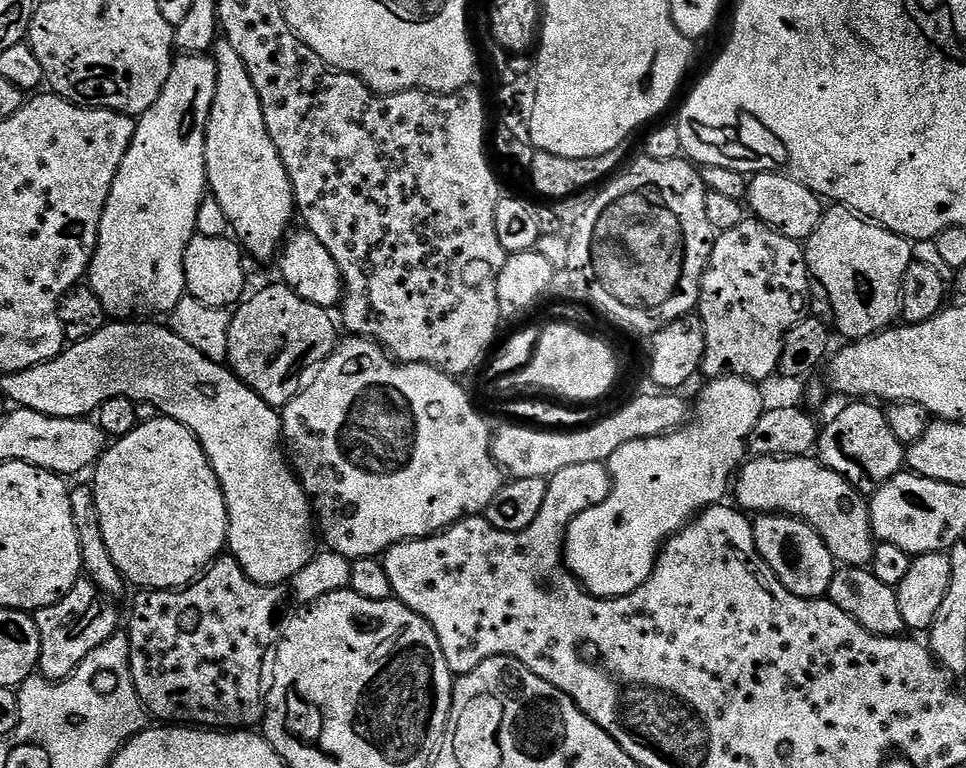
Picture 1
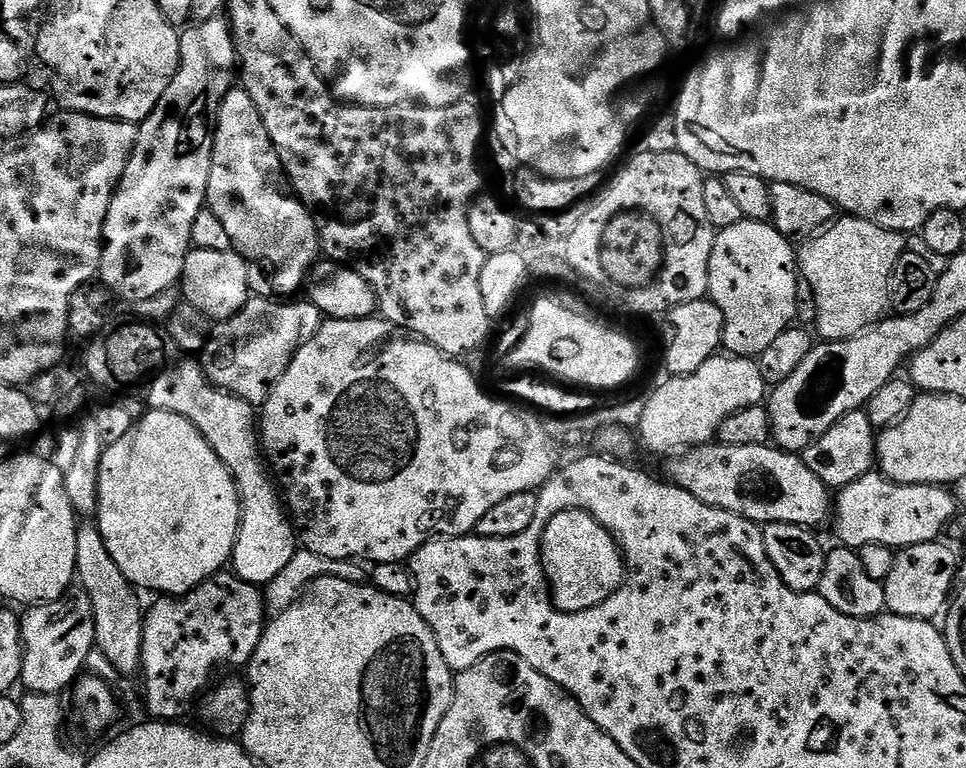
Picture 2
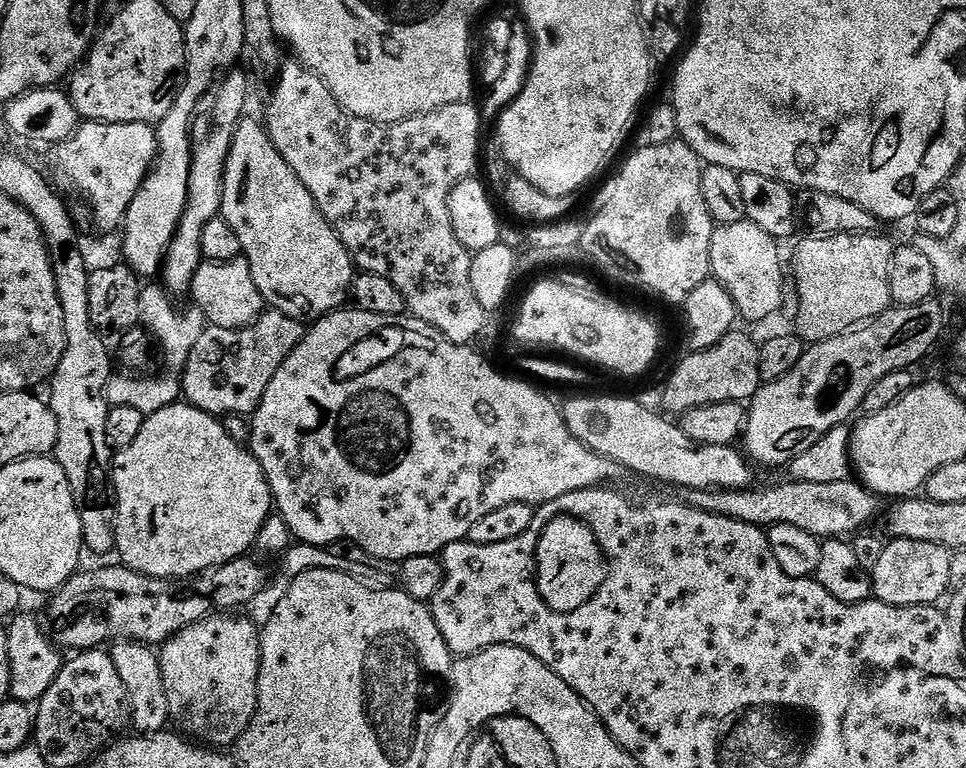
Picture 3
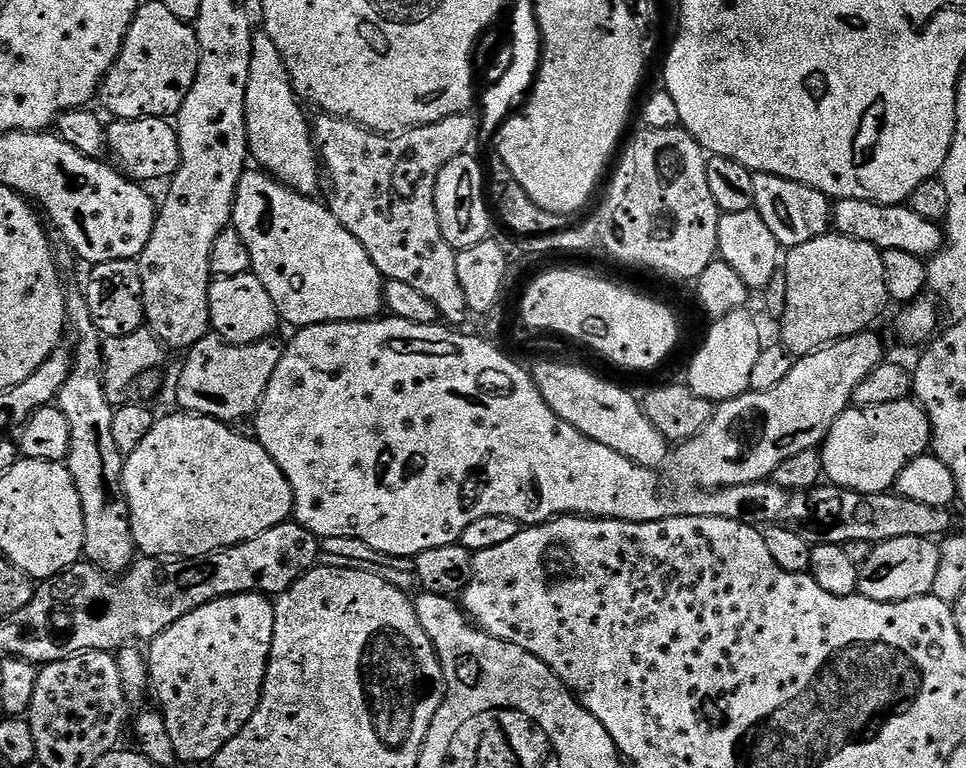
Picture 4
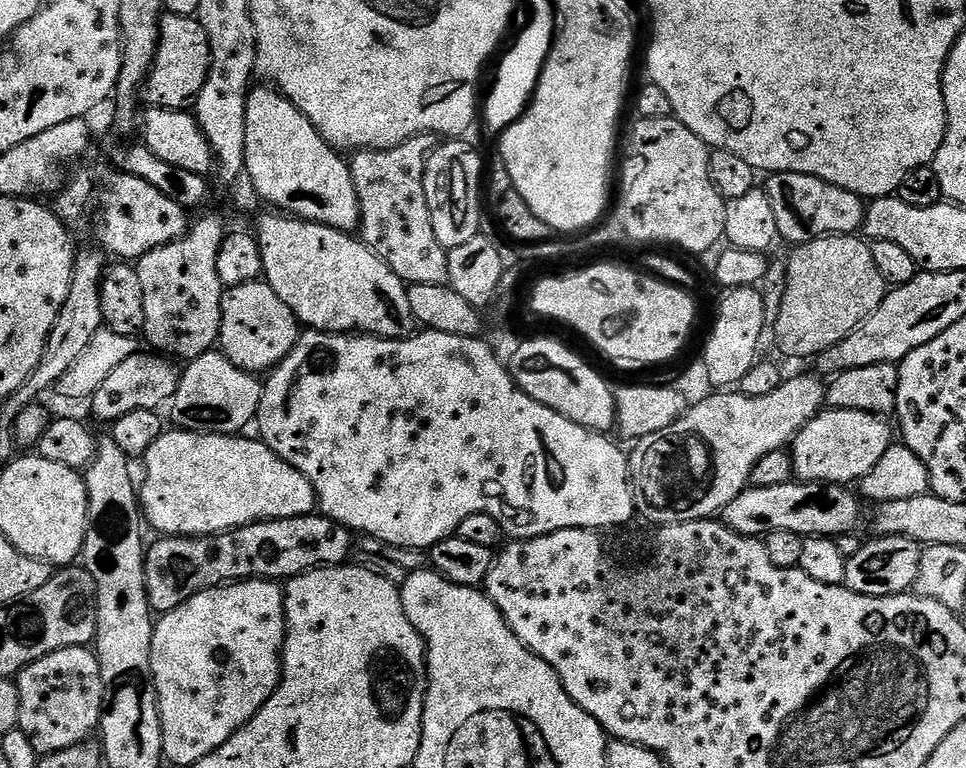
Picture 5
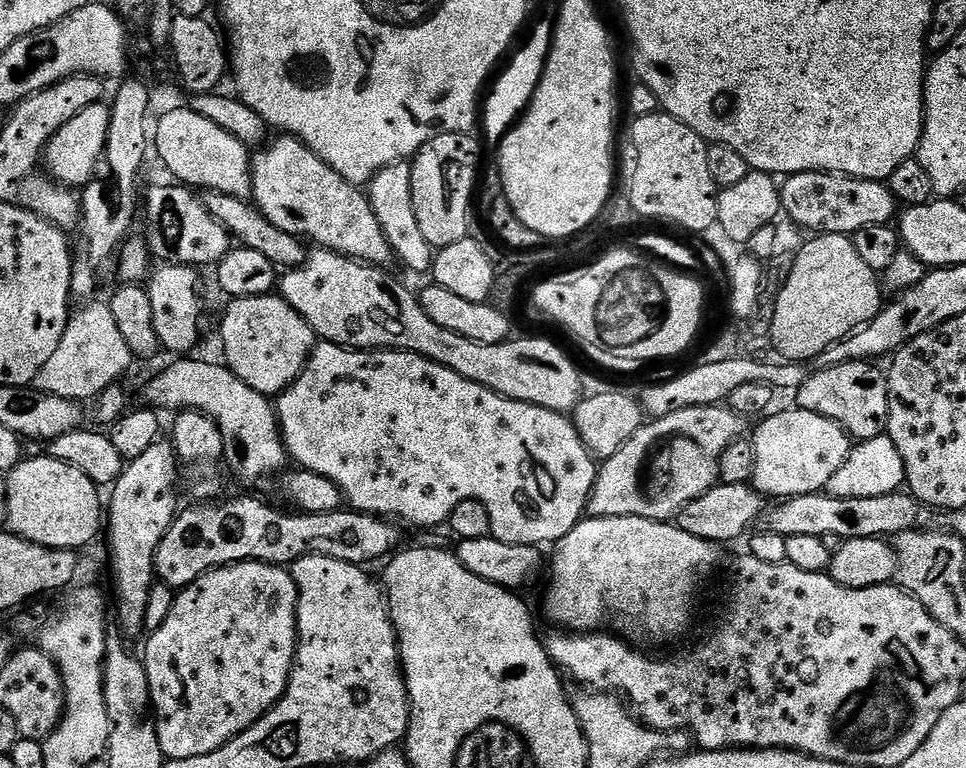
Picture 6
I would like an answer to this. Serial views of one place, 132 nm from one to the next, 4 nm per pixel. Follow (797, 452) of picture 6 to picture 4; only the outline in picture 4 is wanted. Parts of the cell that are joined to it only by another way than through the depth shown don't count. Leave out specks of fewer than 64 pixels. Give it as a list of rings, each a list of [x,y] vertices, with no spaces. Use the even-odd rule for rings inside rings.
[[[915,399],[899,400],[898,402],[886,402],[869,408],[857,408],[850,406],[834,422],[829,430],[822,447],[819,449],[820,457],[824,463],[825,477],[835,487],[846,488],[850,492],[862,494],[878,494],[888,492],[902,474],[909,460],[925,455],[932,443],[932,427],[927,414]]]

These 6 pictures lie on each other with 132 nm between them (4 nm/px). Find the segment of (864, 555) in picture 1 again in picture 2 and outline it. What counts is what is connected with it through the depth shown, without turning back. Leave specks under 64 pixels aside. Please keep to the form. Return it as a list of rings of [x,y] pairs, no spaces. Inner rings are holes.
[[[719,442],[701,444],[687,454],[673,459],[669,464],[672,465],[669,466],[667,475],[671,483],[694,494],[694,498],[706,502],[706,506],[730,510],[761,526],[797,524],[799,528],[816,530],[819,529],[819,524],[824,524],[827,520],[829,523],[830,515],[834,510],[833,493],[828,485],[822,482],[822,478],[818,478],[818,474],[814,474],[814,470],[806,466],[803,455],[785,452],[784,449],[775,447],[771,443],[758,446],[730,446]]]

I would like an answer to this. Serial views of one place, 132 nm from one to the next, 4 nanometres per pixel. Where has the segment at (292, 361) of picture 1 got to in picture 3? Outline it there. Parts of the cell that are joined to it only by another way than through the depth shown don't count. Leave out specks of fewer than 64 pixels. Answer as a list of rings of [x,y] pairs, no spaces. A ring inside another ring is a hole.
[[[275,310],[261,312],[250,328],[206,327],[186,362],[183,399],[217,418],[251,417],[266,394],[266,386],[270,386],[282,362],[298,347],[305,331],[301,321]]]

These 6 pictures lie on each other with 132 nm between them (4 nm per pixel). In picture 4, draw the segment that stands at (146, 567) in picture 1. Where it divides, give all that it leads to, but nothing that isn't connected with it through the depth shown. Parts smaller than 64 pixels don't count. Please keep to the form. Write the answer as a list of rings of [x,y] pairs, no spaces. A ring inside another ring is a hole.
[[[179,414],[180,416],[160,416],[155,426],[150,430],[150,434],[146,434],[146,438],[142,438],[142,442],[138,445],[138,450],[127,453],[124,462],[124,493],[128,499],[128,517],[130,518],[130,526],[132,527],[132,540],[136,544],[137,549],[145,557],[148,558],[165,558],[164,556],[196,556],[192,558],[206,558],[211,552],[219,552],[222,548],[233,548],[235,544],[246,542],[250,538],[258,538],[258,534],[266,534],[266,530],[270,530],[274,526],[285,523],[293,515],[294,505],[292,502],[292,487],[286,478],[286,474],[282,474],[282,470],[278,466],[278,462],[274,462],[274,458],[270,458],[270,454],[262,447],[260,441],[251,435],[243,436],[240,432],[235,432],[235,427],[229,426],[223,420],[215,420],[212,416],[198,416],[195,414]]]

